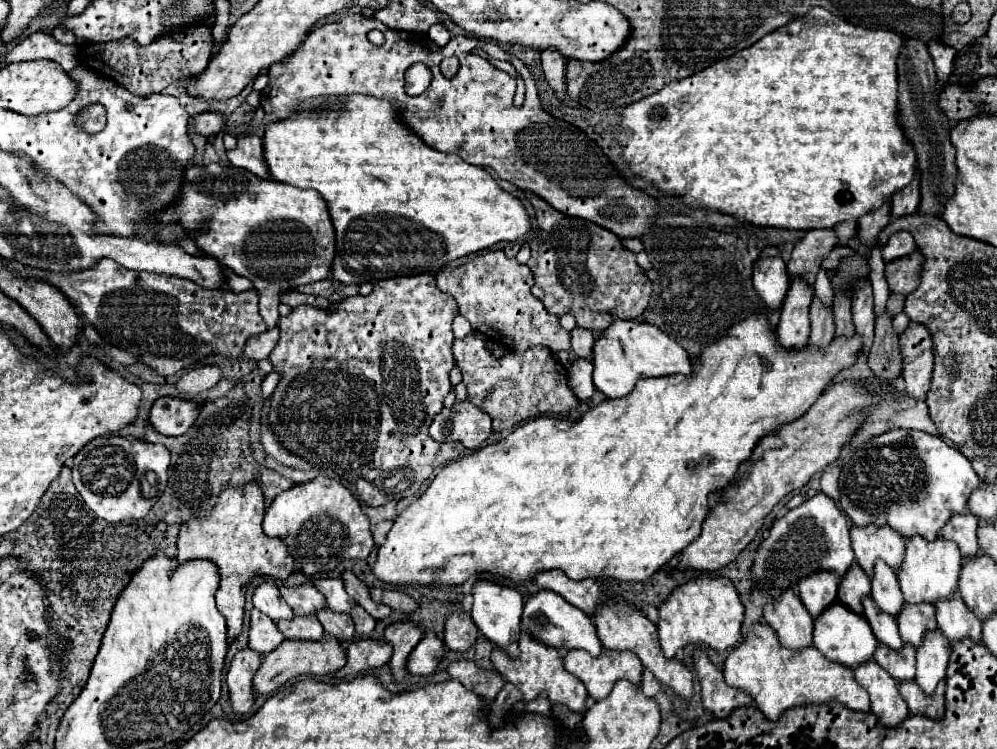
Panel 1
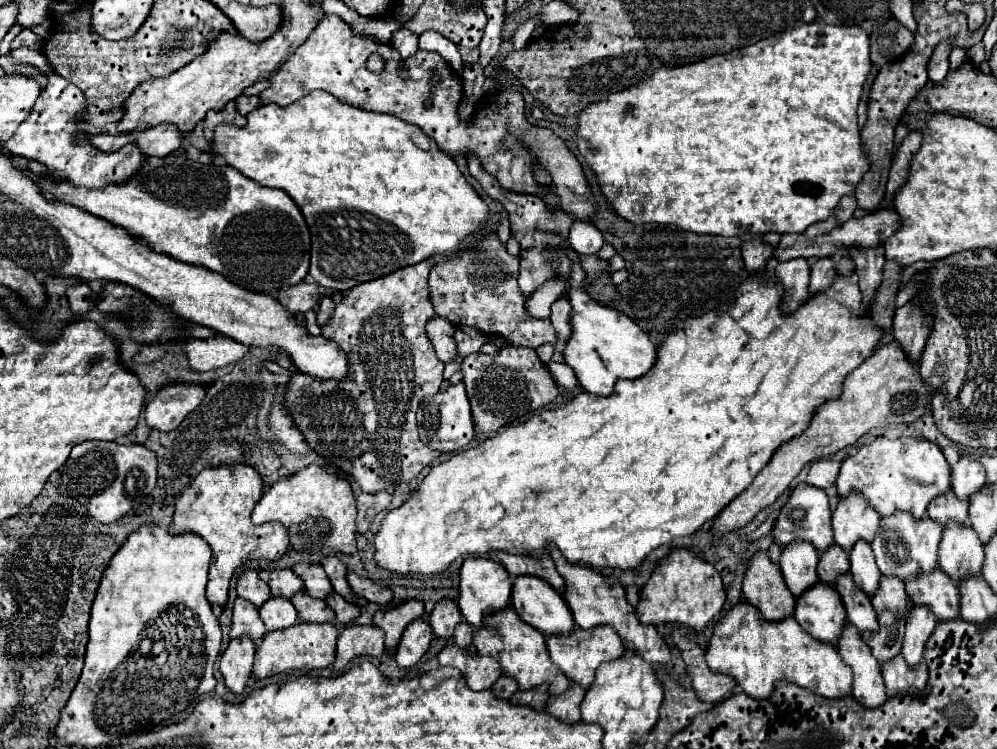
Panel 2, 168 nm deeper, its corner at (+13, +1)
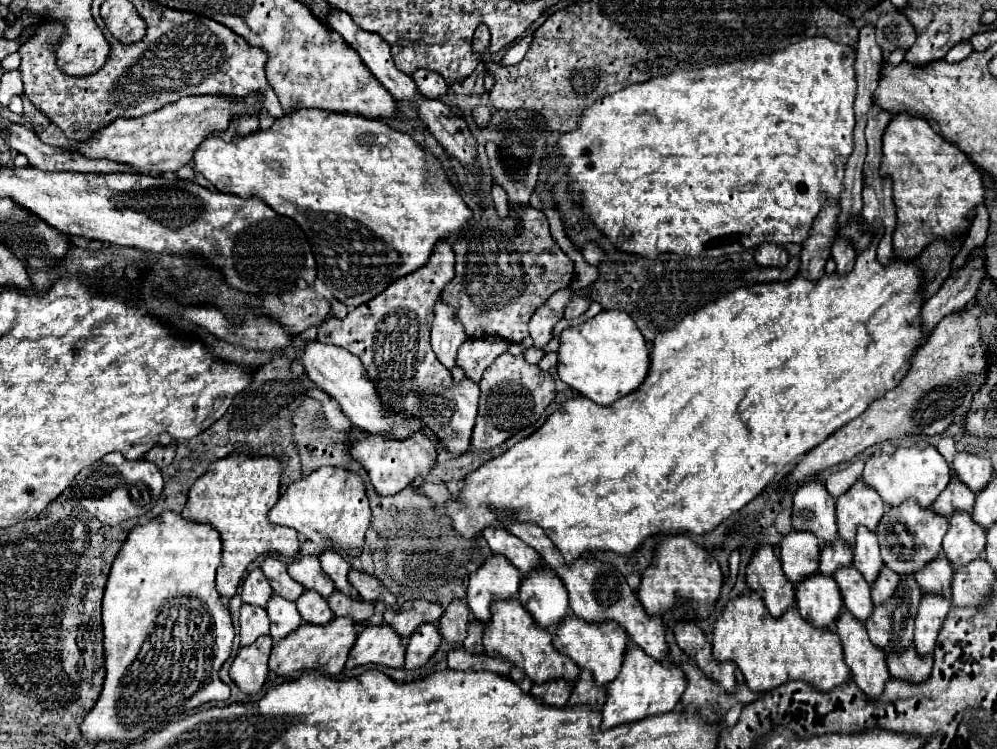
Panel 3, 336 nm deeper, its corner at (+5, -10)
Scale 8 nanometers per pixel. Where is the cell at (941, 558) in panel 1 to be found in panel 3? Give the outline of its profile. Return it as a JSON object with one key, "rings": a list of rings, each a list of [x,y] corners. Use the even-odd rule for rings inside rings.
{"rings":[[[907,499],[899,507],[887,507],[883,519],[879,521],[877,539],[881,545],[881,557],[885,565],[895,573],[913,575],[939,557],[939,553],[943,551],[941,541],[947,531],[949,519],[937,517],[937,513],[933,513],[931,509],[923,509],[917,505],[917,501]]]}

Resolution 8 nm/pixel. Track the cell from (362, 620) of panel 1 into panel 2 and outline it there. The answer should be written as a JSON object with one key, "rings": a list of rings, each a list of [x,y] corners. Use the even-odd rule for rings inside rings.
{"rings":[[[335,592],[329,594],[329,598],[325,598],[325,602],[333,608],[339,624],[351,624],[359,616],[359,606],[357,604],[349,604],[345,598],[341,598]]]}

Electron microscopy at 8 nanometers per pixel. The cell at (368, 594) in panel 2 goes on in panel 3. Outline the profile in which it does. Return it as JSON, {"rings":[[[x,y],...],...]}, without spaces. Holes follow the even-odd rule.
{"rings":[[[351,569],[349,571],[349,581],[351,585],[359,591],[359,595],[365,599],[365,601],[373,601],[373,603],[383,603],[383,605],[395,605],[397,597],[387,591],[381,581],[377,581],[375,577],[367,575],[367,573],[361,573],[361,571],[355,571]]]}

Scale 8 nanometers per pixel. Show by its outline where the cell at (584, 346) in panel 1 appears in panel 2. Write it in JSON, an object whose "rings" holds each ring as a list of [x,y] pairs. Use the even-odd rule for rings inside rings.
{"rings":[[[561,296],[559,300],[555,300],[555,302],[553,302],[549,320],[551,320],[551,324],[553,324],[555,332],[557,332],[557,340],[559,340],[561,344],[563,344],[563,342],[567,342],[569,332],[571,332],[571,326],[569,326],[569,314],[571,314],[569,298]]]}

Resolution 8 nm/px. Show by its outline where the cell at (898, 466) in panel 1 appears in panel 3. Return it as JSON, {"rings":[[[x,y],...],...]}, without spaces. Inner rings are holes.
{"rings":[[[899,447],[893,455],[871,457],[865,463],[861,479],[865,485],[875,489],[887,505],[901,505],[907,497],[913,497],[921,507],[929,509],[941,491],[949,485],[951,467],[935,447]]]}

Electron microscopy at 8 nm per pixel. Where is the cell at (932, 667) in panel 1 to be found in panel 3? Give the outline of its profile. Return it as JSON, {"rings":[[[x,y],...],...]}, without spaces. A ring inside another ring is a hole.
{"rings":[[[925,593],[919,605],[919,613],[915,617],[915,649],[917,653],[929,655],[935,649],[935,641],[939,635],[939,629],[947,617],[951,609],[951,601],[941,597],[941,595],[933,595],[933,593]]]}

